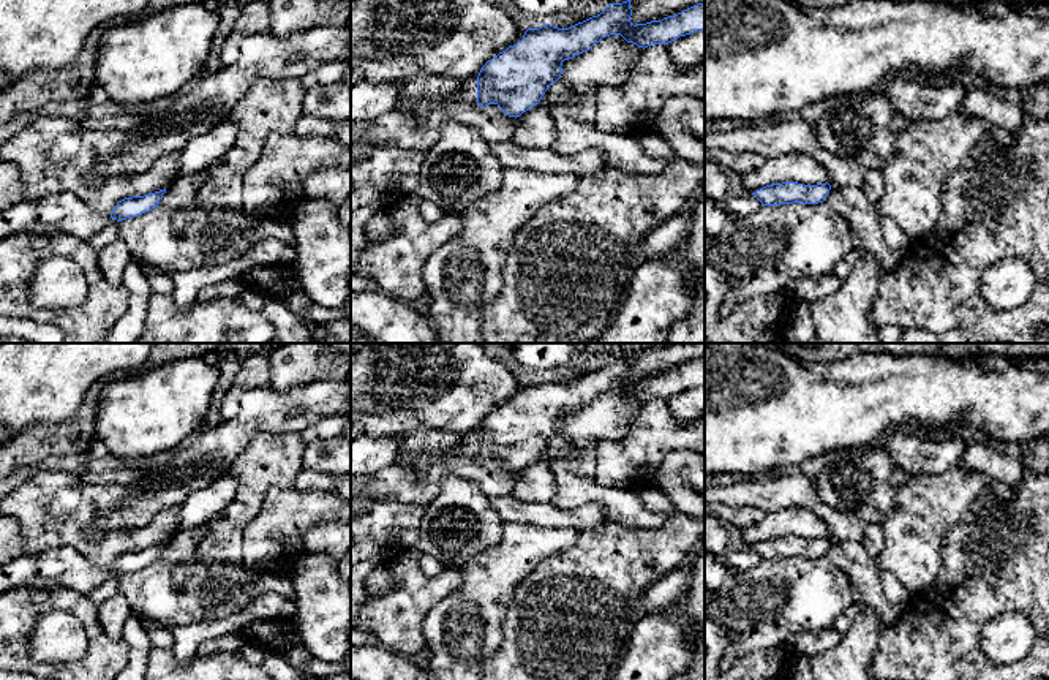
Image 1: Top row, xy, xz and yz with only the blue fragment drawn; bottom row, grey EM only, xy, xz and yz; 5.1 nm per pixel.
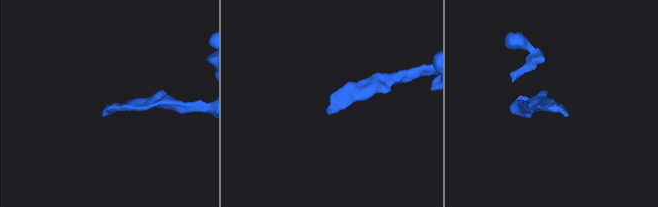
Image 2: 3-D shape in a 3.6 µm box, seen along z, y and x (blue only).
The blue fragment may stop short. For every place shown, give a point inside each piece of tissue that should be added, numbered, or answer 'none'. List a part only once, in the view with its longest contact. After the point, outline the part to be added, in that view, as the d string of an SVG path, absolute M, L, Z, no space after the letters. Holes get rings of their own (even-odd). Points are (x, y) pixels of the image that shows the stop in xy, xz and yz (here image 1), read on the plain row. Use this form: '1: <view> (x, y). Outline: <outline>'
1: xz (468, 445). Outline: M477 432L461 436L458 451L468 457L477 457Z

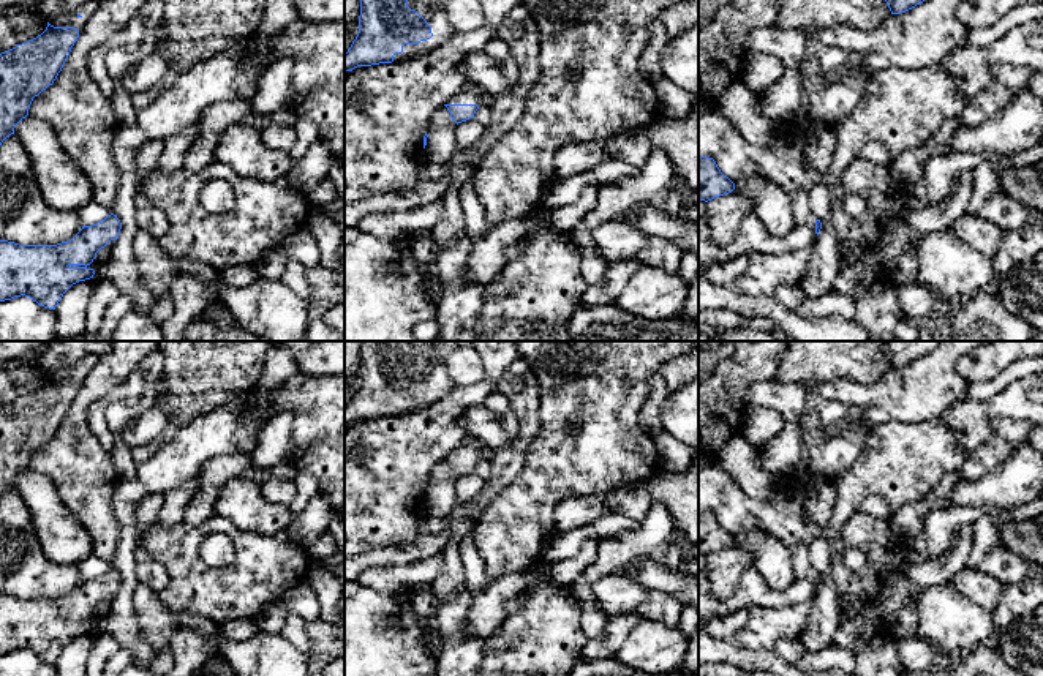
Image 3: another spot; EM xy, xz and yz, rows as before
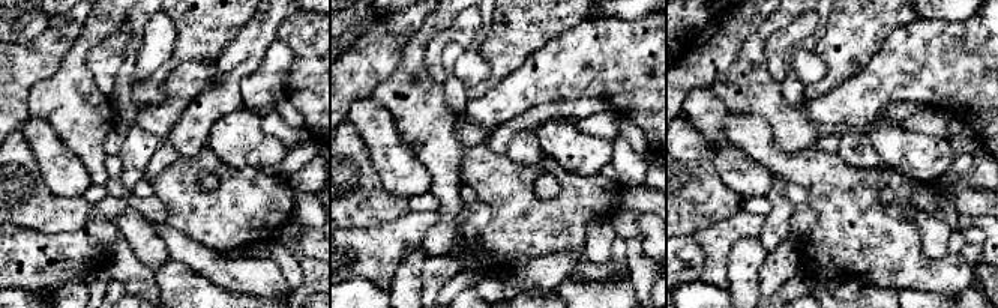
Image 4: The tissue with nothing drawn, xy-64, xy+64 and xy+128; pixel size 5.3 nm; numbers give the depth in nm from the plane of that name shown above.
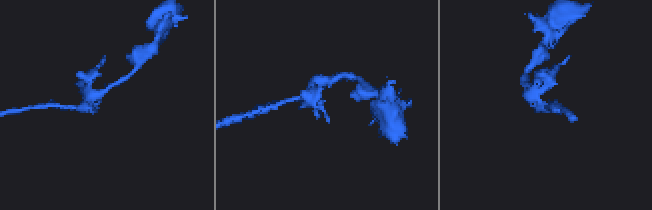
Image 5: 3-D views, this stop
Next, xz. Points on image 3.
1: xz (430, 360). Outline: M408 347L405 349L408 360L416 363L431 381L433 390L417 398L405 398L401 407L395 407L393 414L409 414L422 411L441 401L454 387L446 371L444 359L452 351L447 347Z
2: xz (474, 447). Outline: M479 436L468 439L457 450L450 452L446 458L477 458L482 460L487 455L488 445L485 445Z

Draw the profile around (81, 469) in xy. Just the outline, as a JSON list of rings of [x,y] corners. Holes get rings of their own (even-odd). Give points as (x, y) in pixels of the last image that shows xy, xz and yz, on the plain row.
[[[111,341],[111,344],[112,351],[100,357],[87,379],[79,385],[79,392],[54,438],[33,452],[28,469],[51,479],[66,509],[90,534],[93,554],[112,567],[120,540],[120,523],[112,512],[112,494],[120,479],[111,461],[111,453],[90,431],[88,407],[120,385],[144,357],[158,349],[158,344],[156,341]]]

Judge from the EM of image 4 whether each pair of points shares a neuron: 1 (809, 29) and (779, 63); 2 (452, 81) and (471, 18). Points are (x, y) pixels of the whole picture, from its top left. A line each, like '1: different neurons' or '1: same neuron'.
1: same neuron
2: different neurons

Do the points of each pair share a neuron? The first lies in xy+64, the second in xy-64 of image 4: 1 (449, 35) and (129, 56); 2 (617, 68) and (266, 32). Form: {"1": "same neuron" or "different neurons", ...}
{"1": "different neurons", "2": "different neurons"}

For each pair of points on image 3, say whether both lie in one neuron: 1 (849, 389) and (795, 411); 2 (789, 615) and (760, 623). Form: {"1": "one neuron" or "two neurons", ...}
{"1": "two neurons", "2": "one neuron"}

